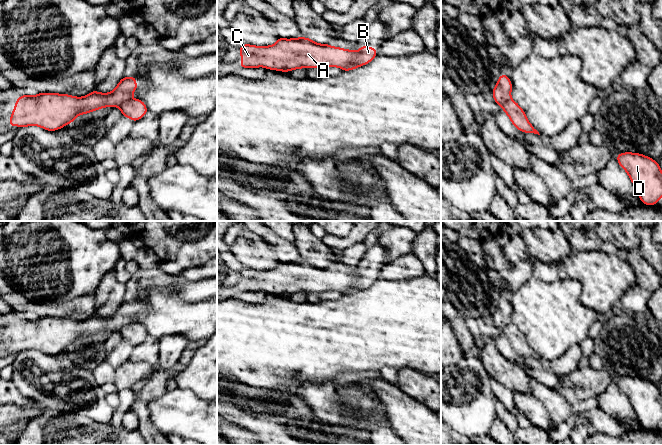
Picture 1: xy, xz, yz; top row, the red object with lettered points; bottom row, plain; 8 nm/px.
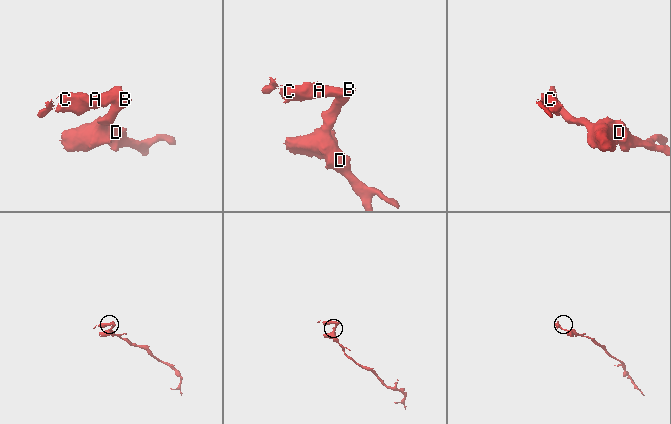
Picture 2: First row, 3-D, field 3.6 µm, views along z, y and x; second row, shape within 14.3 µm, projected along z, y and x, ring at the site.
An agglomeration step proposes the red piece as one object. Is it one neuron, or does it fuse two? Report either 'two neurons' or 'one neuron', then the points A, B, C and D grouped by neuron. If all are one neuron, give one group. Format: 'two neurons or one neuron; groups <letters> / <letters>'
two neurons; groups A C / B D

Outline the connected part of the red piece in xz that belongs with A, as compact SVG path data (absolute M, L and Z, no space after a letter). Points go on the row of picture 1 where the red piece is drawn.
M277 37L277 43L270 46L243 44L240 68L265 67L282 72L300 68L345 68L351 64L358 52L319 44L306 37L285 39Z

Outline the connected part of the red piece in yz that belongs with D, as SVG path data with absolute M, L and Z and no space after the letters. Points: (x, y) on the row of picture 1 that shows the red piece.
M619 153L619 165L627 172L644 205L657 205L662 197L662 171L657 161L643 154Z

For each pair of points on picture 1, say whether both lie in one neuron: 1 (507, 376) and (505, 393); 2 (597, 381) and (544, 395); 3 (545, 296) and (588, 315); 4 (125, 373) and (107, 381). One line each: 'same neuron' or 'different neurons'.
1: different neurons
2: different neurons
3: same neuron
4: different neurons

